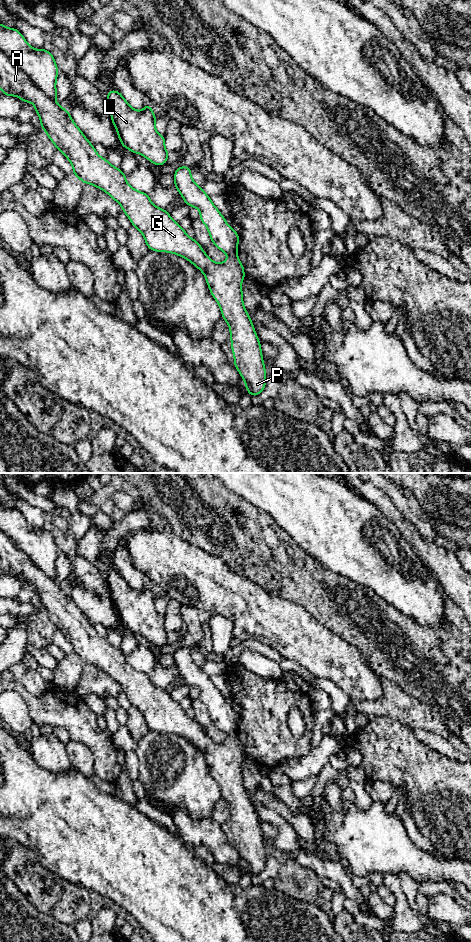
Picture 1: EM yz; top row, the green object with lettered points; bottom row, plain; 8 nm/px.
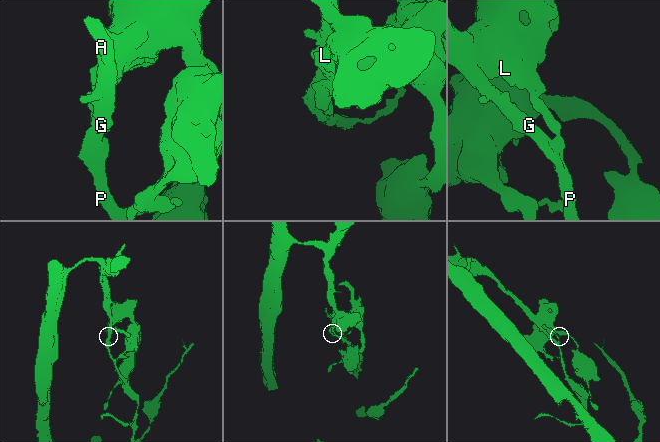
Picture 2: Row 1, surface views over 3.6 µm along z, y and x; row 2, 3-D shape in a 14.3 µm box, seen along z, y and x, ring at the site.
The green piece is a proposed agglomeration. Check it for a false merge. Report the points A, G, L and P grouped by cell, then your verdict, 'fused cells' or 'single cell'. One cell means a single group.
A G P / L | fused cells

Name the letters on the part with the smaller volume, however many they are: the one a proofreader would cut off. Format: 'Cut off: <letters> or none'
Cut off: A, G, P

